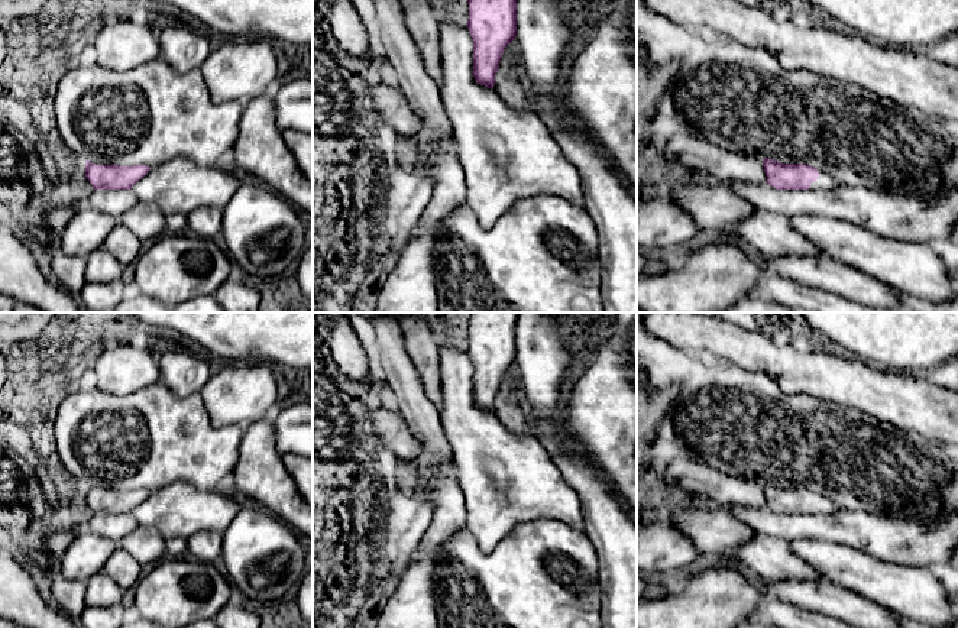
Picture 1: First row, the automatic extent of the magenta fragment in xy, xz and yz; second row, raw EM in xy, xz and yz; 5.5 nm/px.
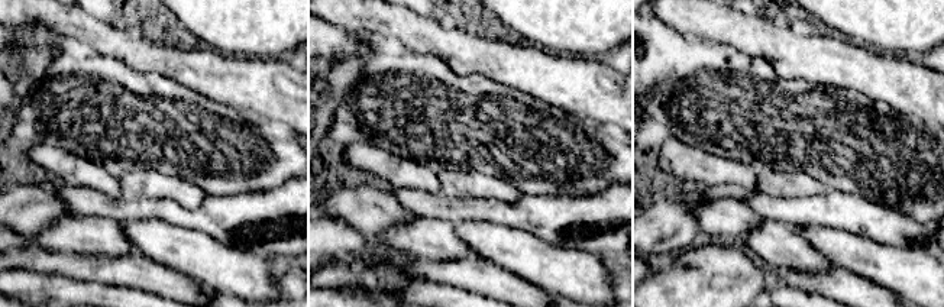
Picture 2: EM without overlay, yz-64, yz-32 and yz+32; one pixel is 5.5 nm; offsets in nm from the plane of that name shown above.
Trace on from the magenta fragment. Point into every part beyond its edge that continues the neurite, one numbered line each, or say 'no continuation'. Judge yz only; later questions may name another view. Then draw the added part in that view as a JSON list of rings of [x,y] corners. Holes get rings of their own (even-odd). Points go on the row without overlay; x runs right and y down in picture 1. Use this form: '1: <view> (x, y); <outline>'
1: yz (825, 505); [[[819,495],[819,502],[810,508],[809,514],[834,514],[839,509],[829,498]]]

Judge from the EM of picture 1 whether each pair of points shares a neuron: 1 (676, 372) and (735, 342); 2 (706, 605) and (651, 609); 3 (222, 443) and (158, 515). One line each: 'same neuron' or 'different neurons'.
1: different neurons
2: same neuron
3: different neurons

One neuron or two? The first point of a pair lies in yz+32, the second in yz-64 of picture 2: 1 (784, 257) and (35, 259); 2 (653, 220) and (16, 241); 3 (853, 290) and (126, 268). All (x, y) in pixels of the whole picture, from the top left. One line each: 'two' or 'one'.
1: two
2: one
3: one

